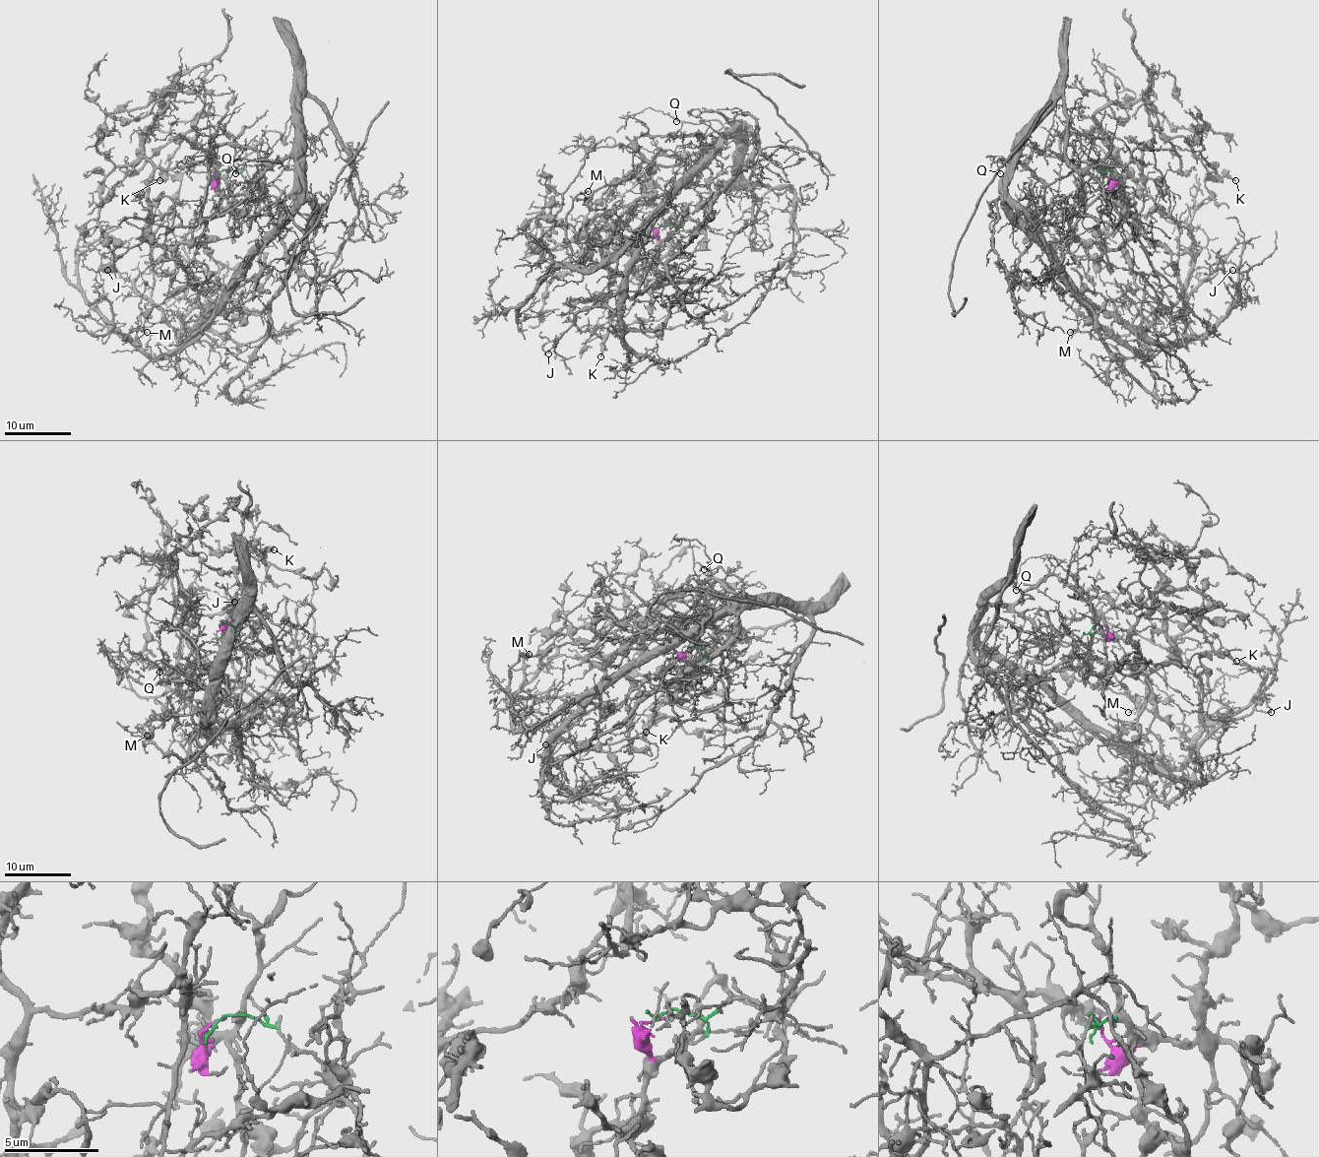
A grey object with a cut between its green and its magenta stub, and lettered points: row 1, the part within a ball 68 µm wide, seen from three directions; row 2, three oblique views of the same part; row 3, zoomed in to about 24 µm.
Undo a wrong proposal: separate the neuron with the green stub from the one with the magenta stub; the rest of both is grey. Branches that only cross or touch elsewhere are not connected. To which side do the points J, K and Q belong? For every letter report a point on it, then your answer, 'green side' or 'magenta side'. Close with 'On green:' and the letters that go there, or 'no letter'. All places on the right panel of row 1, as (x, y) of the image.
J: at (1232, 270); green side
K: at (1235, 180); magenta side
Q: at (1000, 173); green side
On green: J, Q

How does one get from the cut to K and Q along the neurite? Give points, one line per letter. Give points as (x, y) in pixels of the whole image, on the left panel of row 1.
K: (220, 170), (214, 178), (216, 163), (189, 130), (177, 137), (179, 147), (159, 180)
Q: (220, 170), (252, 182), (292, 262), (312, 219), (302, 182), (276, 160), (235, 159), (235, 173)

